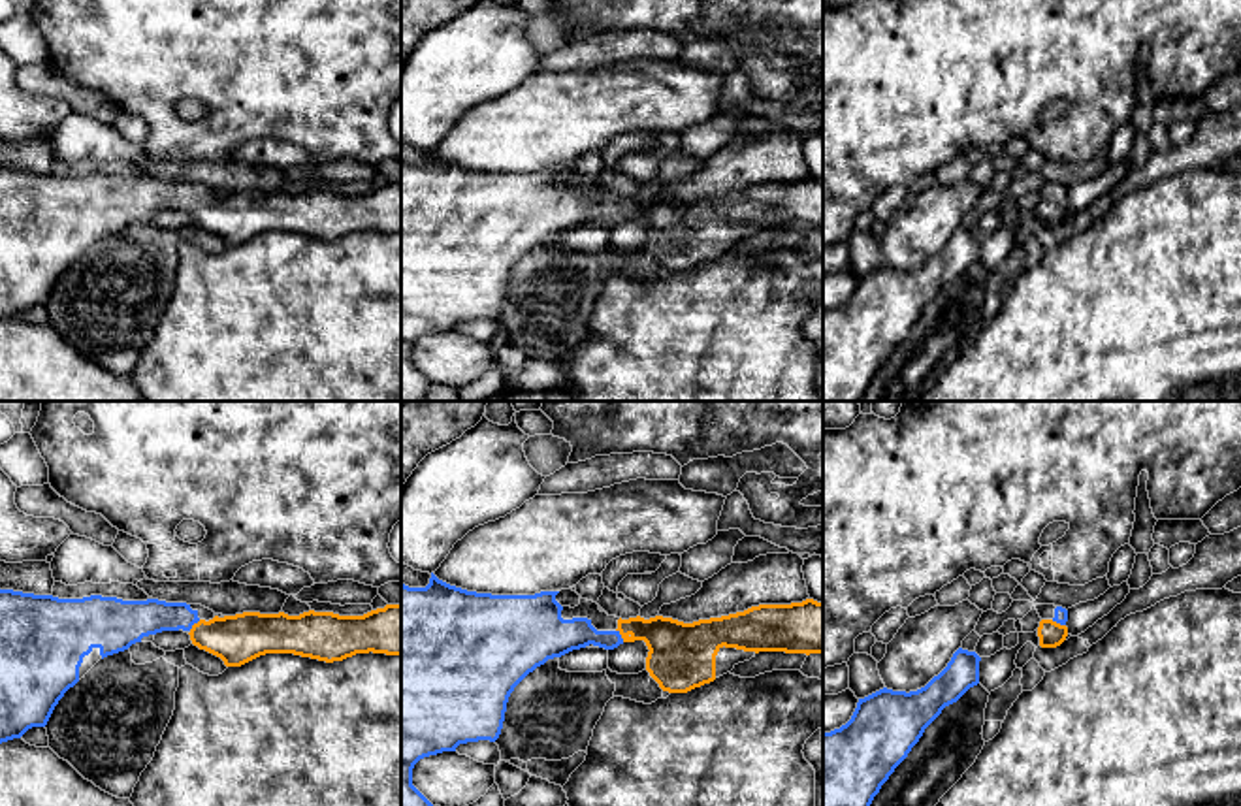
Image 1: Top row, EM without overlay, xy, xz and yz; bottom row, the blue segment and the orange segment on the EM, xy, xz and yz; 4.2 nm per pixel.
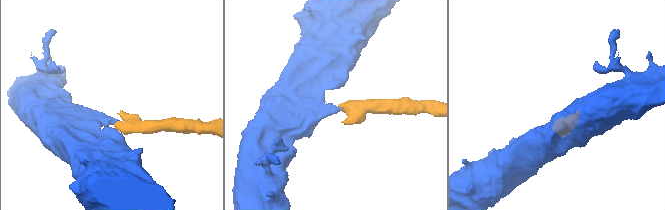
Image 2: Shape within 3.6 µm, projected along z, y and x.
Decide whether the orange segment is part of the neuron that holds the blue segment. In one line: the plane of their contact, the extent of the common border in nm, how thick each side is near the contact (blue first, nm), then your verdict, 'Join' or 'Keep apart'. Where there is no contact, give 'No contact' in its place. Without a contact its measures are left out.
Touches blue in xz. Shared border 70 nm. Thickness 140 nm (blue) against 240 nm. Join

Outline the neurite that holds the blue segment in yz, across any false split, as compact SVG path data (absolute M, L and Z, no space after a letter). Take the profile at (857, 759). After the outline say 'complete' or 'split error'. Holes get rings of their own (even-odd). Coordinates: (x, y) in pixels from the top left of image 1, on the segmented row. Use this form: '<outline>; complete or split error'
M959 648L947 667L925 687L910 693L883 687L859 699L857 708L846 725L823 733L823 806L870 806L881 785L919 742L925 729L945 706L957 702L970 687L979 684L979 661L981 657L975 652Z; complete

